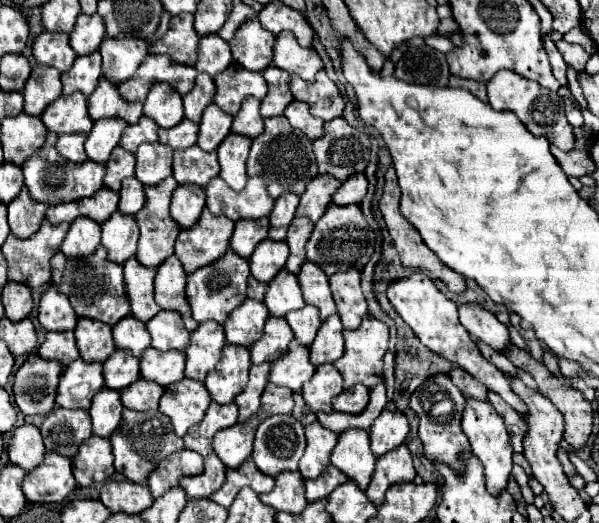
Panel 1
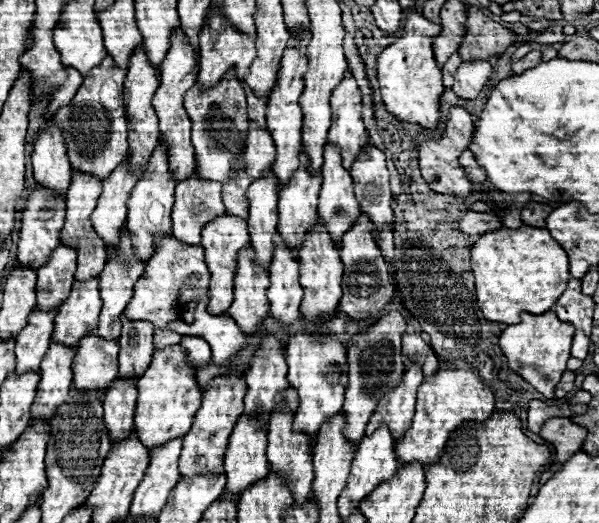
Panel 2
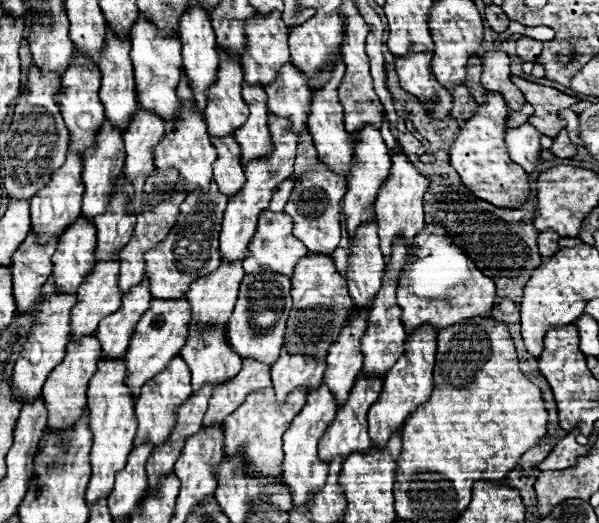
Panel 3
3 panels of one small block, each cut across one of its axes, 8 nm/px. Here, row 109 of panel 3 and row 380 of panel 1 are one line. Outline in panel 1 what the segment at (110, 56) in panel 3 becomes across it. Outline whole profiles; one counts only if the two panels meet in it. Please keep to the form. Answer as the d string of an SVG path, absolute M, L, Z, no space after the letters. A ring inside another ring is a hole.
M116 350L104 362L106 388L124 390L124 388L128 388L128 384L134 384L138 378L140 378L138 360L128 350Z

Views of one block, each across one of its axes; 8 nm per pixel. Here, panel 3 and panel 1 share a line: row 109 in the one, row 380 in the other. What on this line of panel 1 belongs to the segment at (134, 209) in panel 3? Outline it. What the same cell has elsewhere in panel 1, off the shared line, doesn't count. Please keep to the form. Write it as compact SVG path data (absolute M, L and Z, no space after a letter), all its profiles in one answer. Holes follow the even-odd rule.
M136 380L122 392L122 404L130 410L158 410L158 400L164 394L160 384L152 384L146 380Z

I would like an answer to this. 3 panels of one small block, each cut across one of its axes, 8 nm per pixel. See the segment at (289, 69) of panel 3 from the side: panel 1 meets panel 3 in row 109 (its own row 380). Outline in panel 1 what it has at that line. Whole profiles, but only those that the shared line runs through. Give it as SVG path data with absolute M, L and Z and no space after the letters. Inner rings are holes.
M292 342L288 352L272 364L268 380L276 386L286 386L292 392L298 392L302 384L314 376L314 370L316 368L308 360L308 348Z

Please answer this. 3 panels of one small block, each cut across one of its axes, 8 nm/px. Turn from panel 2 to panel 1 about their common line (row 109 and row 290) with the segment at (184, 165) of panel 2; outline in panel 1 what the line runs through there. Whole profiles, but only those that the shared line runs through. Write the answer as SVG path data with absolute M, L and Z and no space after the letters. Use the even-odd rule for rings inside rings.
M170 256L168 260L164 260L164 264L158 266L156 280L154 280L154 300L162 310L178 312L186 328L192 332L198 324L190 314L184 286L186 286L186 272L178 262L178 258Z

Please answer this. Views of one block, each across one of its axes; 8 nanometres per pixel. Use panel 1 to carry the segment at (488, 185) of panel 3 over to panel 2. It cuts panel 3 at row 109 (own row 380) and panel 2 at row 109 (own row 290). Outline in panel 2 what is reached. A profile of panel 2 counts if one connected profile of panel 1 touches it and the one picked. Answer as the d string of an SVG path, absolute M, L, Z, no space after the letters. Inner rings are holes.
M404 10L406 24L404 36L396 44L382 50L378 56L378 82L386 110L400 122L420 124L422 128L436 130L440 122L440 98L444 94L442 70L432 54L432 38L440 34L440 26L428 22L414 10Z

